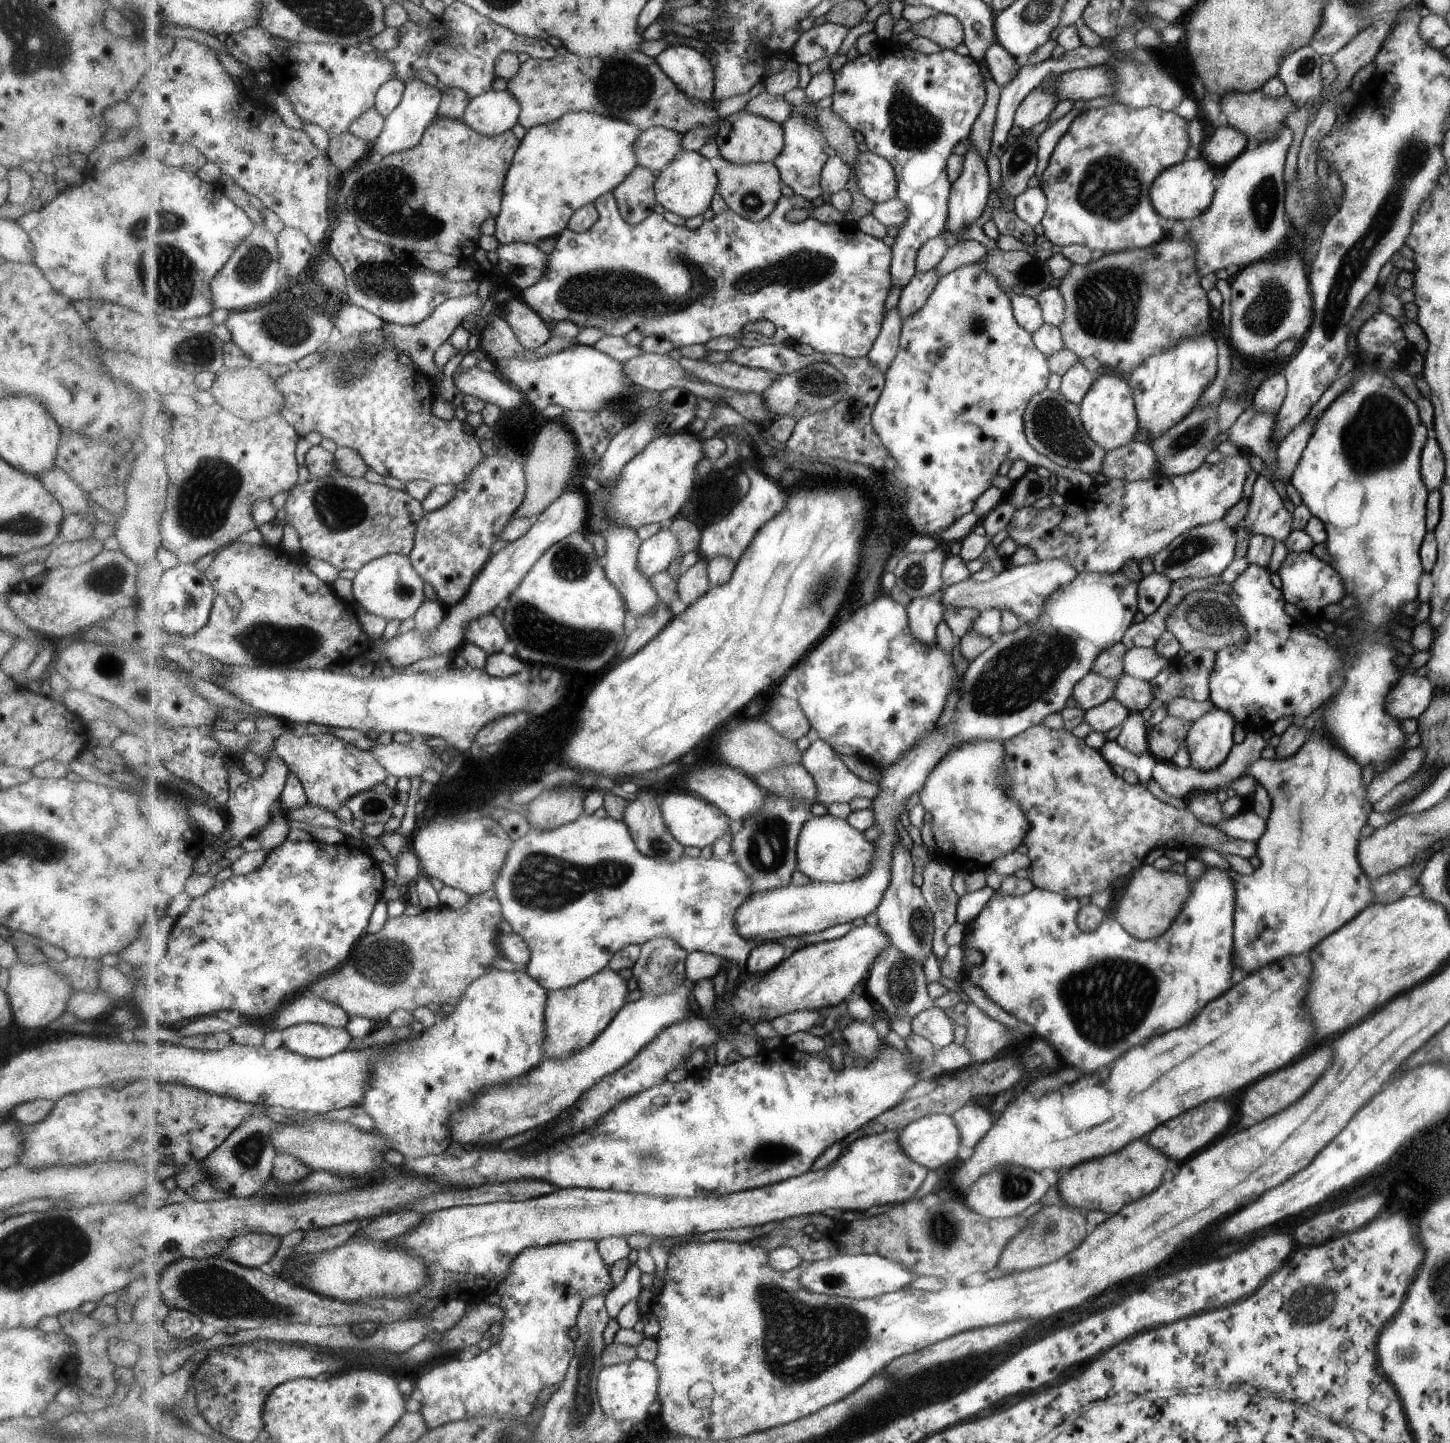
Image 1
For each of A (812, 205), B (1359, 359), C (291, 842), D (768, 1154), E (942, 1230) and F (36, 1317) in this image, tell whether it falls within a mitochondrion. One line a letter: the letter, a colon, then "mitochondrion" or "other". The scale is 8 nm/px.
A: other
B: other
C: other
D: mitochondrion
E: mitochondrion
F: other

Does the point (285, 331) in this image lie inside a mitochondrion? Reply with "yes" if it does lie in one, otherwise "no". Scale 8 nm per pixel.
yes

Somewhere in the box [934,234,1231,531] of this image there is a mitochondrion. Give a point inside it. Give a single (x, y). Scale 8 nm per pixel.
(1106, 301)

